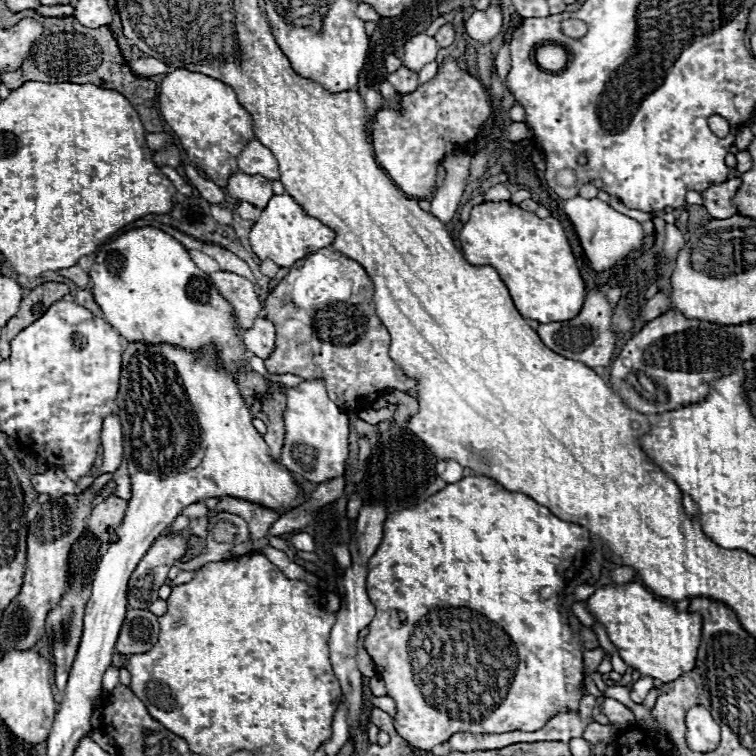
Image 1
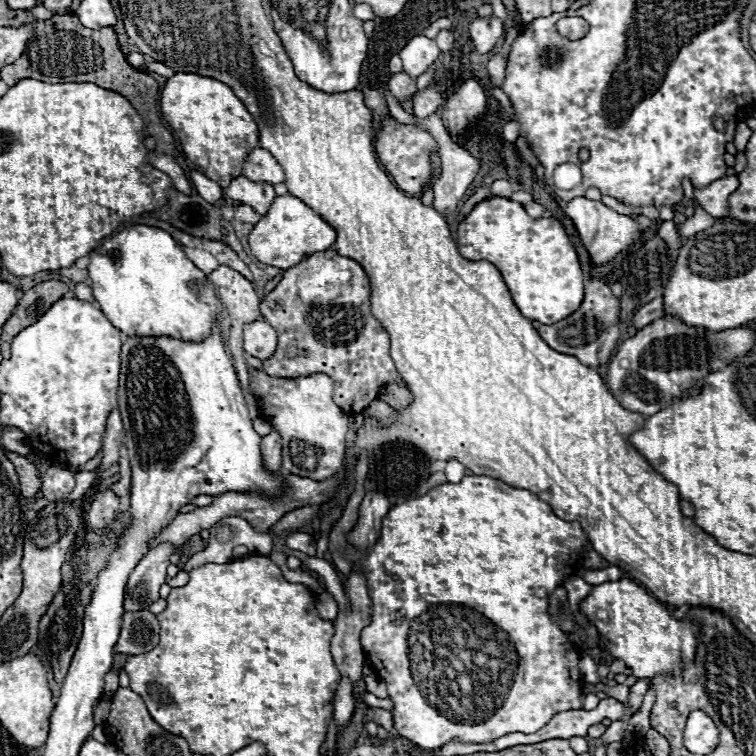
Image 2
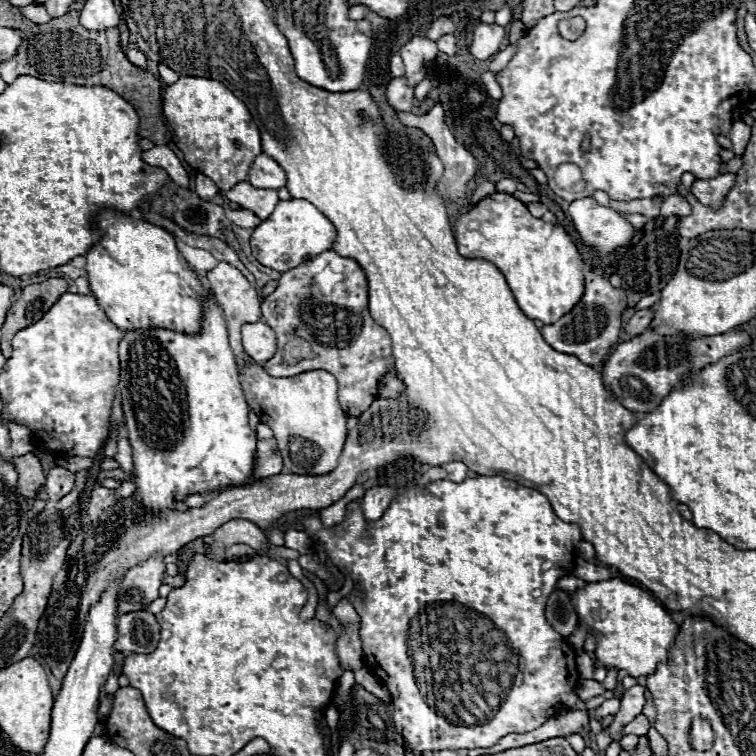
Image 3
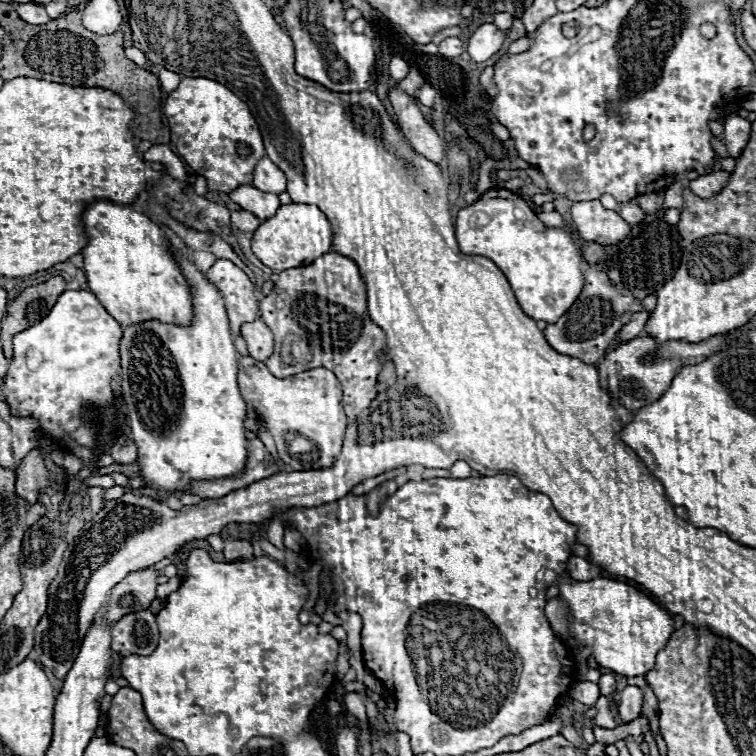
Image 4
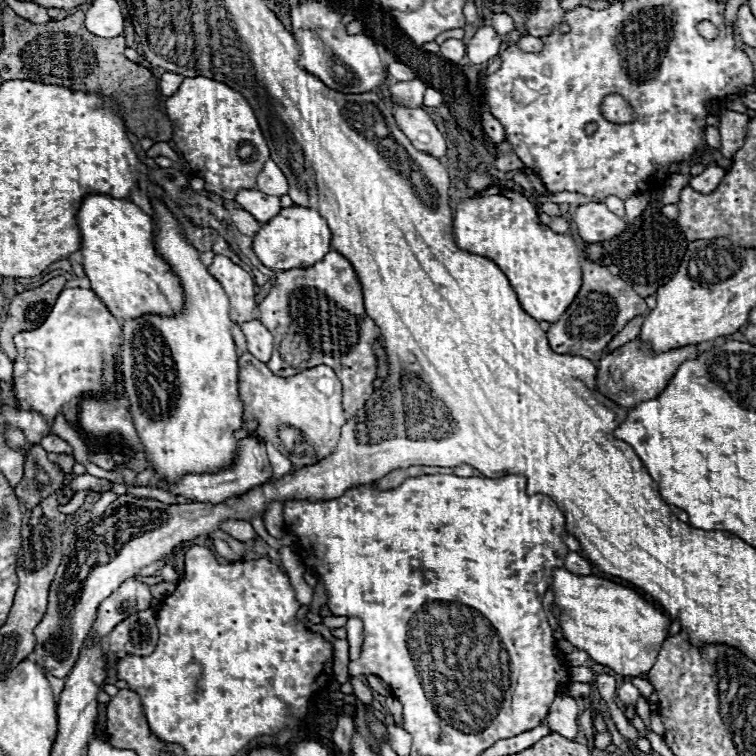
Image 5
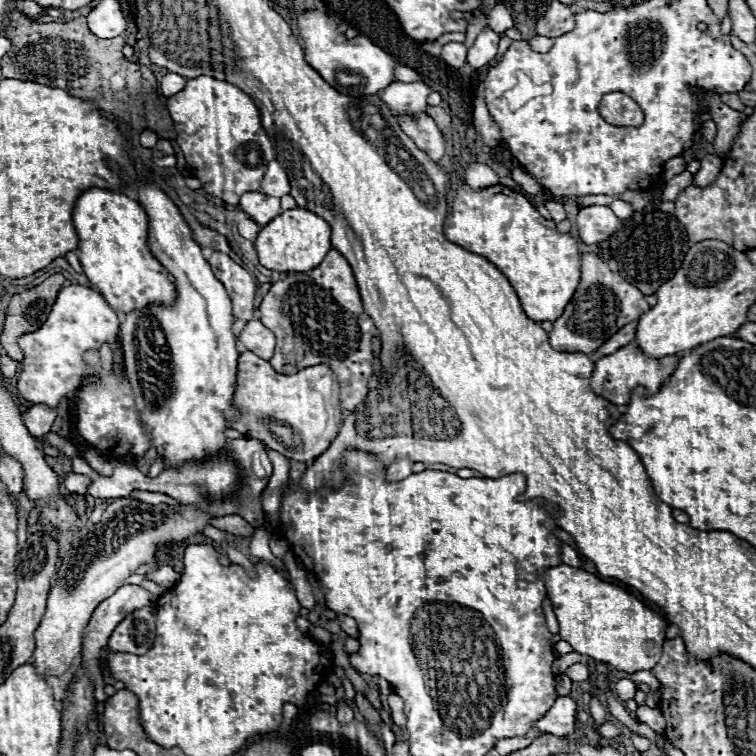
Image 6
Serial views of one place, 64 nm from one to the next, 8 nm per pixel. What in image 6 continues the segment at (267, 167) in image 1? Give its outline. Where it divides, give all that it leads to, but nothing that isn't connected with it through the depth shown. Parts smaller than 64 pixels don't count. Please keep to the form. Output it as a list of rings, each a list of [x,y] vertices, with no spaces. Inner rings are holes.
[[[278,162],[268,164],[266,174],[260,180],[260,192],[264,192],[266,196],[276,196],[276,198],[282,198],[282,196],[290,194],[288,176],[286,176],[284,168]]]

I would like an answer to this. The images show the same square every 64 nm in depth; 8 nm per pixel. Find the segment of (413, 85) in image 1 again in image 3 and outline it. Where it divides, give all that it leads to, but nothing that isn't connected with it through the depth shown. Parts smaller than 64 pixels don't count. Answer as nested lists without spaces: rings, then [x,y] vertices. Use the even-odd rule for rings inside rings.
[[[406,76],[392,78],[386,90],[388,102],[392,108],[402,110],[402,112],[412,112],[414,110],[414,88],[408,84]]]

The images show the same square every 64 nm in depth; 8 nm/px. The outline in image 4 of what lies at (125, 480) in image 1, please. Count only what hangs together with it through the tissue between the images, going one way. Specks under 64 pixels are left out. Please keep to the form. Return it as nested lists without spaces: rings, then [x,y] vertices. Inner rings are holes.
[[[125,435],[120,436],[109,454],[118,464],[132,464],[137,459],[137,448],[134,442]]]

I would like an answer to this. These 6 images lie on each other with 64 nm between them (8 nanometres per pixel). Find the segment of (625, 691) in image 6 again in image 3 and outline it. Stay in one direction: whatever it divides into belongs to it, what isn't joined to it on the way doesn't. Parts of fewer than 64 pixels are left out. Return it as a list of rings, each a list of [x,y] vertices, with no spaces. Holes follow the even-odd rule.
[[[636,684],[632,688],[628,688],[622,696],[622,706],[620,706],[620,712],[614,716],[614,722],[610,724],[610,728],[606,728],[604,732],[612,736],[612,740],[620,740],[622,738],[622,728],[632,722],[640,712],[642,712],[642,706],[644,706],[644,692],[646,692],[646,686],[642,684]]]

